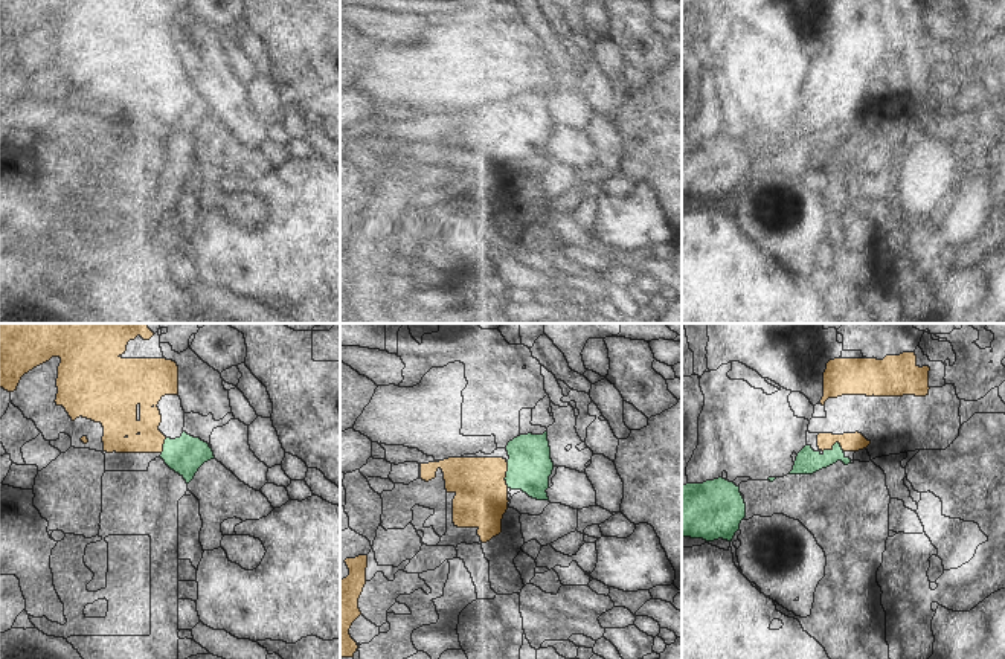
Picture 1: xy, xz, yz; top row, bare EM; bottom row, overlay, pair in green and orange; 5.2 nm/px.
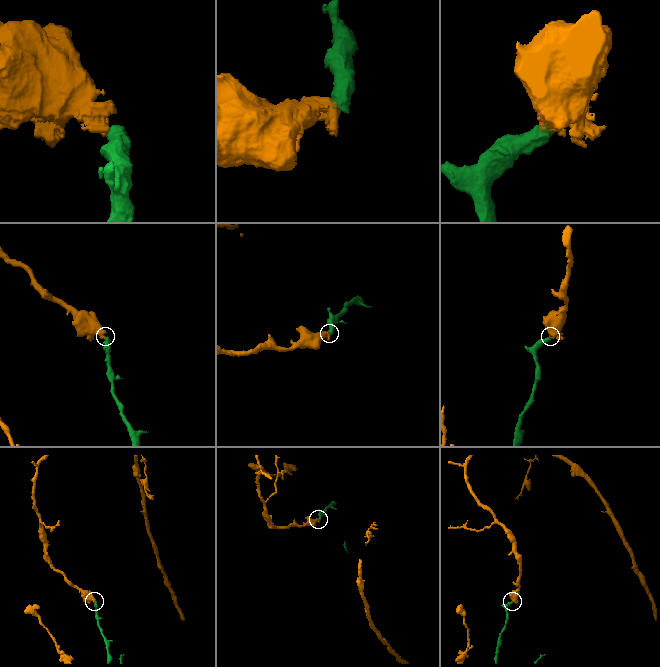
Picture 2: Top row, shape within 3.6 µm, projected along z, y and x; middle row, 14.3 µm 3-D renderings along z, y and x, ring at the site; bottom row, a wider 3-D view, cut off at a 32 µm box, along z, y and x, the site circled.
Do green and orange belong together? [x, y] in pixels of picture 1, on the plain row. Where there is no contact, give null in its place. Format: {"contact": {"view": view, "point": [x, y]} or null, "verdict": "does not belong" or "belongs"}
{"contact": {"view": "yz", "point": [834, 102]}, "verdict": "belongs"}

